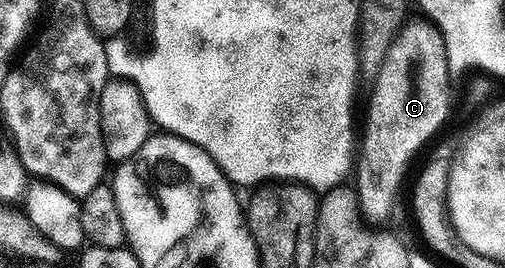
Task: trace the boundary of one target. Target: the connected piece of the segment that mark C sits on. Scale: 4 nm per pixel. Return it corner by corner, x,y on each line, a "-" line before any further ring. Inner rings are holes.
408,21
395,35
379,75
373,80
375,91
367,106
367,123
361,126
361,141
353,166
353,189
359,195
364,217
373,224
386,223
383,221
395,206
407,165
442,128
451,104
452,75
447,68
443,37
434,22
422,21

